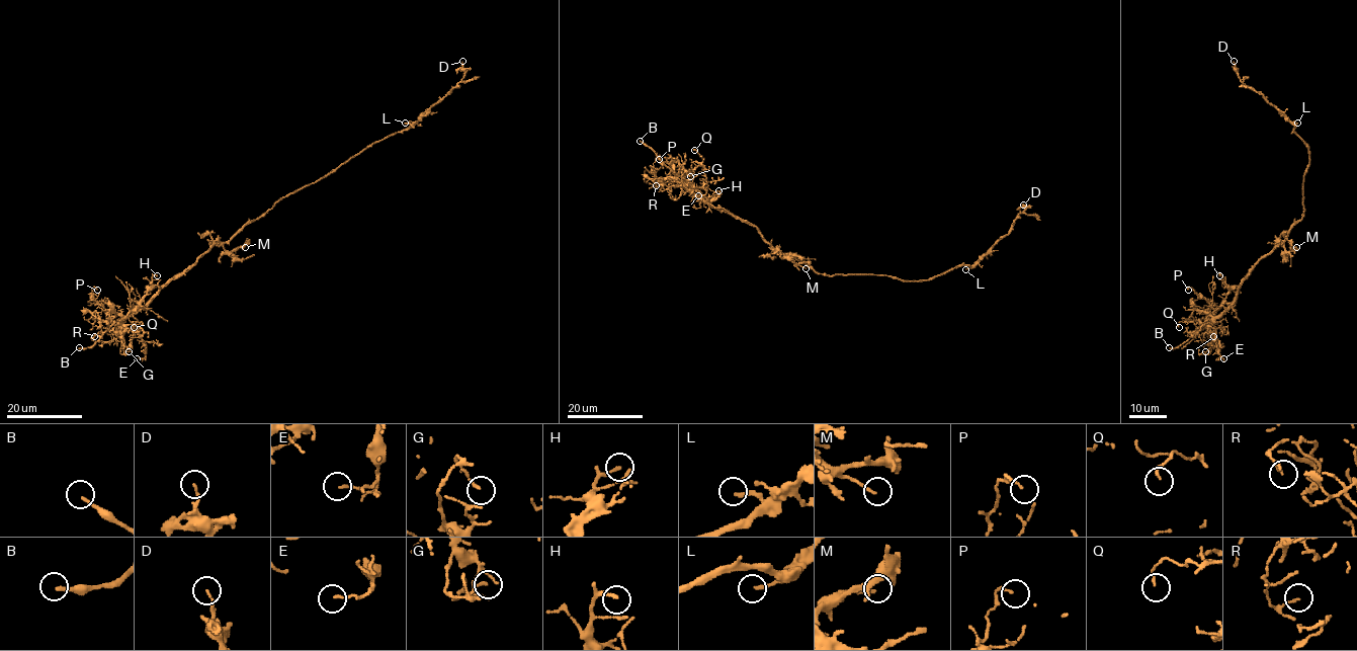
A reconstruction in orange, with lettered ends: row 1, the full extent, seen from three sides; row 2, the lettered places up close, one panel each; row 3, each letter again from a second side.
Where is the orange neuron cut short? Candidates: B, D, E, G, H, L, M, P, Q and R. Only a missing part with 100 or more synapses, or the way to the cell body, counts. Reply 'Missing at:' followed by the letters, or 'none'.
Missing at: B

